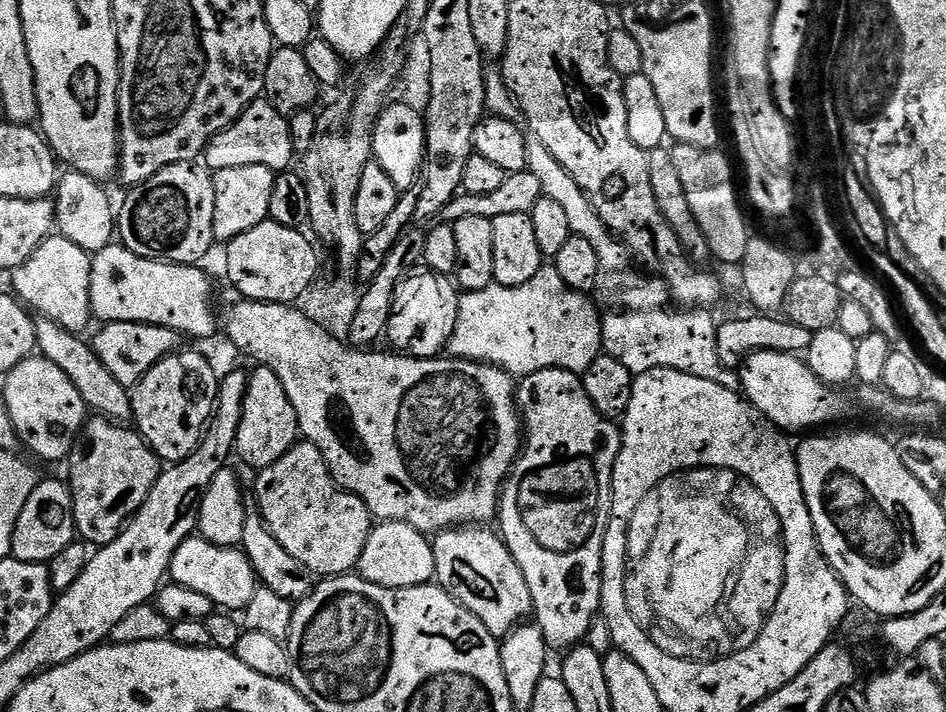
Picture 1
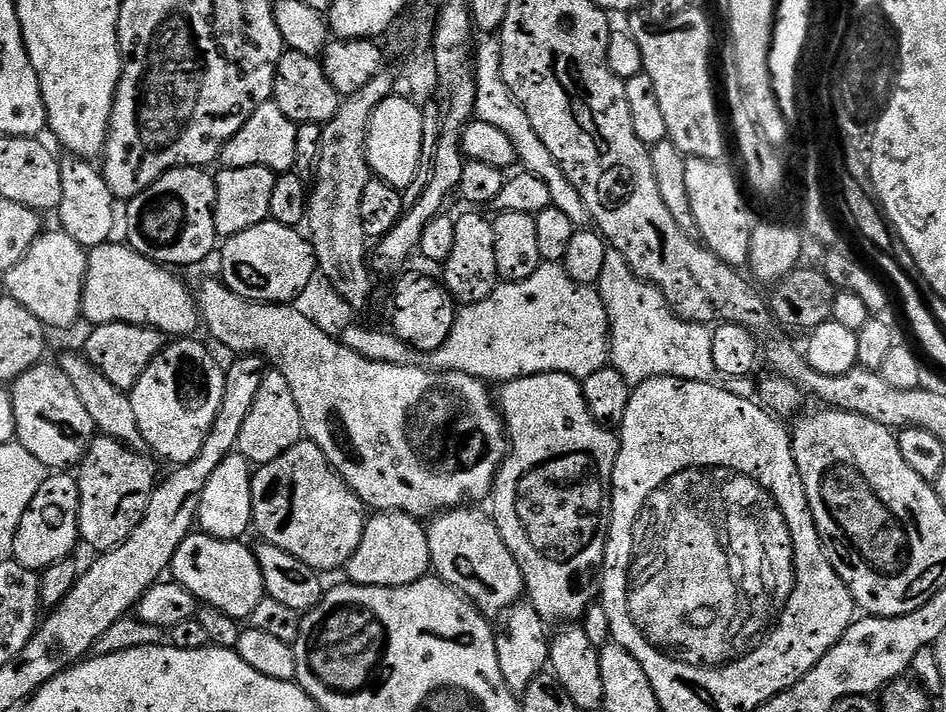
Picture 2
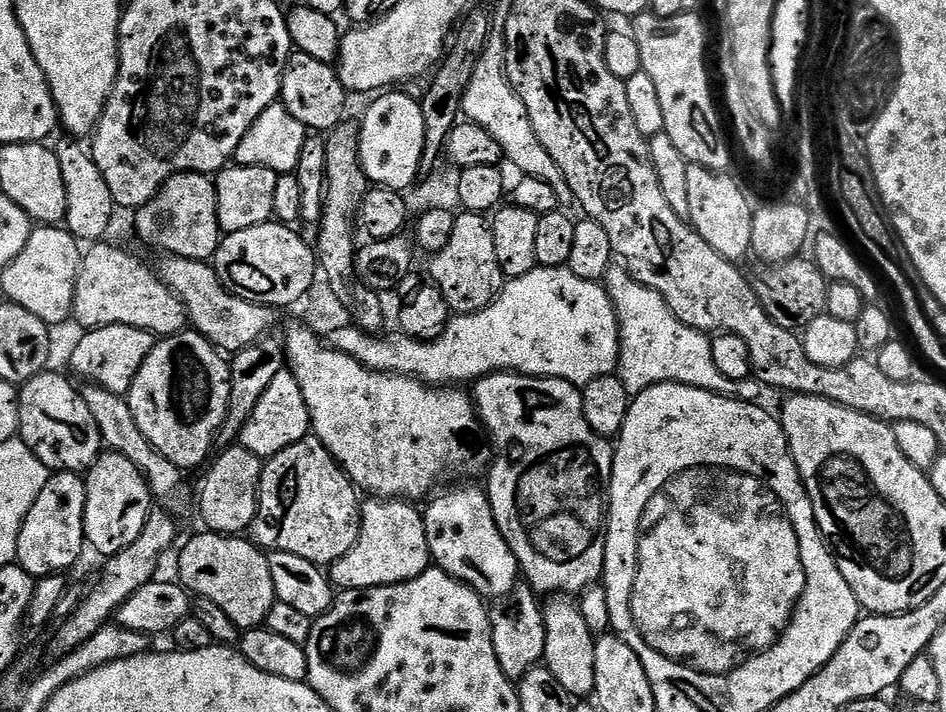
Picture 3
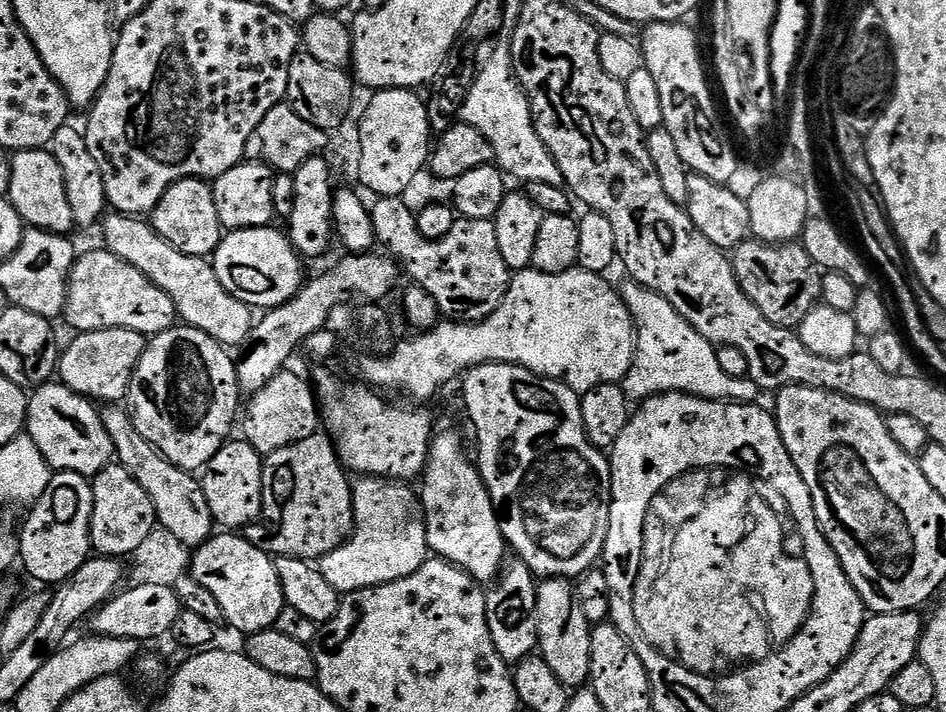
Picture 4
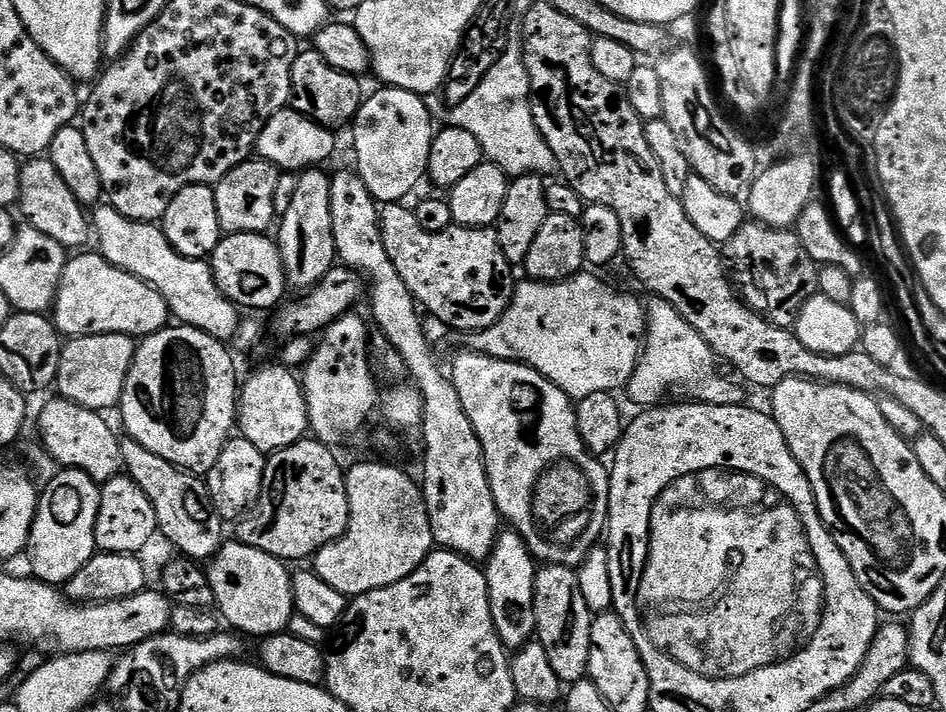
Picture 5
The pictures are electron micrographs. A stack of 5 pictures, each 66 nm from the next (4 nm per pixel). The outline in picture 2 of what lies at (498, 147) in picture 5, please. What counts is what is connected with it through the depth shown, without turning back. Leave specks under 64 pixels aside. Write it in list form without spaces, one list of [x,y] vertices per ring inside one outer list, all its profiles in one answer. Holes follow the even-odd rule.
[[[477,55],[474,60],[474,71],[476,73],[475,119],[488,122],[490,126],[498,126],[498,130],[502,130],[502,134],[506,134],[506,138],[510,138],[510,142],[514,142],[514,150],[519,163],[527,171],[542,178],[542,182],[546,182],[546,187],[550,189],[553,208],[562,210],[562,214],[566,214],[566,218],[570,218],[570,222],[574,222],[577,226],[587,225],[584,223],[589,223],[590,217],[578,190],[568,181],[566,174],[560,168],[560,163],[553,158],[550,150],[546,150],[546,146],[542,146],[542,138],[538,138],[538,134],[534,134],[534,126],[530,126],[530,118],[526,114],[526,110],[517,102],[514,94],[510,94],[510,90],[502,78],[500,55]]]

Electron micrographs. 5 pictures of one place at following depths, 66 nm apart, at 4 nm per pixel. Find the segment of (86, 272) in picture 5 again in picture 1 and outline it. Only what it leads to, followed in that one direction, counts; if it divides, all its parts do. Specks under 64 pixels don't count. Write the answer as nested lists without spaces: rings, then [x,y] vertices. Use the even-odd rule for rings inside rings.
[[[119,242],[107,244],[105,248],[92,256],[92,269],[90,270],[90,306],[93,317],[100,322],[113,324],[114,322],[138,322],[139,324],[153,324],[154,326],[166,326],[170,330],[179,332],[185,337],[194,336],[197,341],[214,335],[218,332],[218,312],[212,309],[212,280],[203,272],[203,267],[190,264],[165,264],[162,260],[147,260],[141,256],[136,256],[129,248],[125,248]]]

